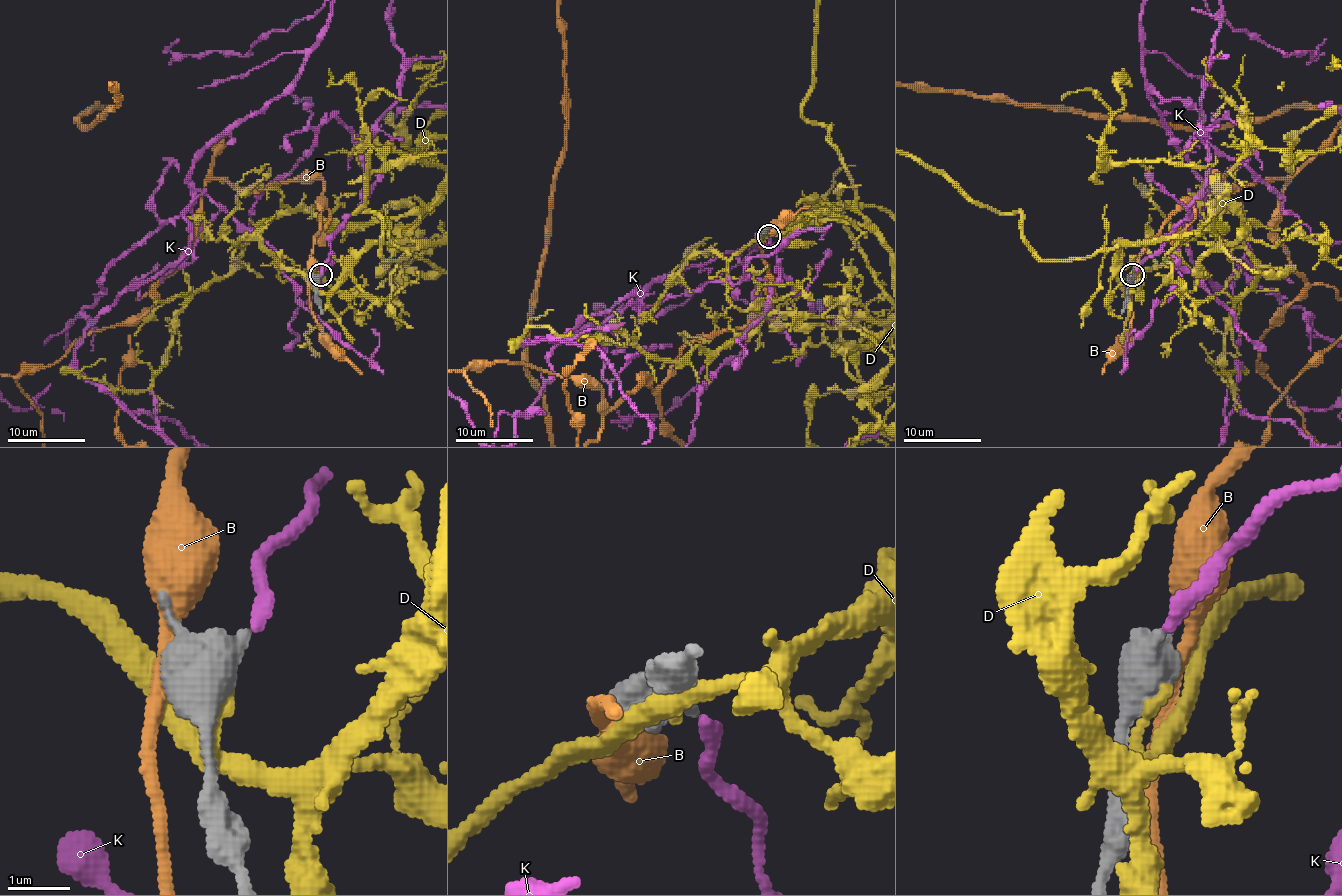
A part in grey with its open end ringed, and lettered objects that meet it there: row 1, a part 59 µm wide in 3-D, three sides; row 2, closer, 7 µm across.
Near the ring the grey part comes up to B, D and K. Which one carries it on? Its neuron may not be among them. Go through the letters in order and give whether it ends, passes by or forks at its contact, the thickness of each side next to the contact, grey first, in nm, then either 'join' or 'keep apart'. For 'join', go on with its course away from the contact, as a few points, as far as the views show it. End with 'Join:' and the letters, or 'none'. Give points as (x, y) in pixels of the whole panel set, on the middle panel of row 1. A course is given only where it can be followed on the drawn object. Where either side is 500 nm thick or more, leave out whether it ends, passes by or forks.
B: it passes by; calibres 480 and 240 nm; keep apart
D: it passes by; calibres 400 and 140 nm; keep apart
K: it ends; calibres 480 and 240 nm; join
Join: K

